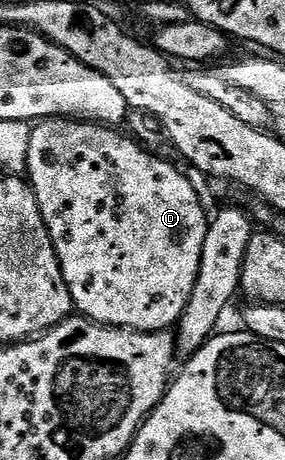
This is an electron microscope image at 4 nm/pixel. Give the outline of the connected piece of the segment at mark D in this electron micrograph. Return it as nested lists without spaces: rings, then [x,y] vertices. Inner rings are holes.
[[[42,119],[32,128],[30,133],[30,149],[27,151],[27,179],[39,201],[39,209],[43,213],[43,221],[49,230],[51,241],[55,245],[55,253],[61,262],[61,272],[67,281],[67,289],[73,298],[74,308],[84,318],[95,323],[103,323],[107,327],[124,327],[130,331],[167,331],[181,322],[187,301],[191,297],[191,289],[195,289],[195,281],[201,264],[203,241],[207,237],[209,219],[201,208],[201,199],[189,179],[177,167],[172,167],[165,159],[144,151],[133,139],[120,135],[120,130],[106,127],[100,123],[86,123],[76,119]]]

